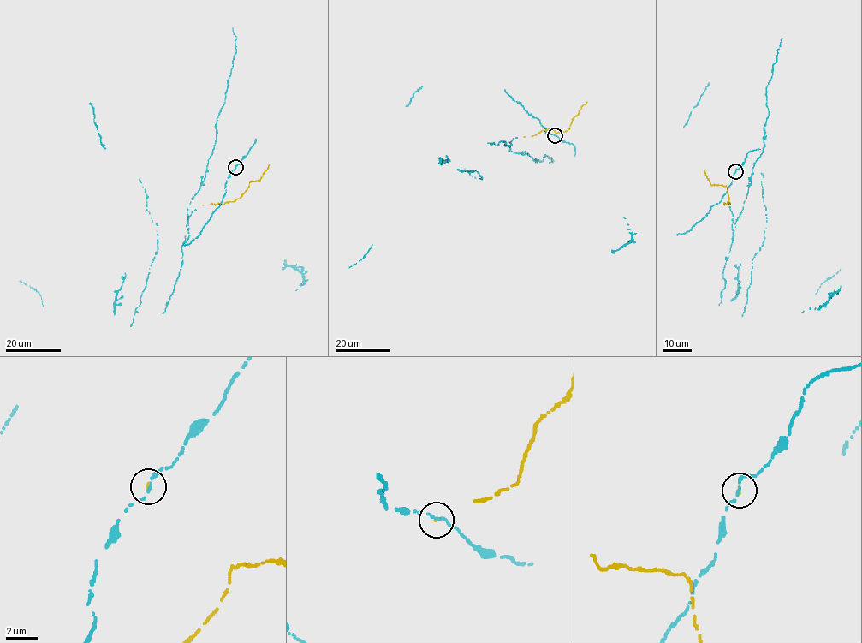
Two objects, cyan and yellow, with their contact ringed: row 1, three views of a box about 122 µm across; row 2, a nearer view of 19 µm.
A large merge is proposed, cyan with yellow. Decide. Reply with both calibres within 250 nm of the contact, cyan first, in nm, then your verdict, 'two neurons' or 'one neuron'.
220 nm thick on the cyan side, 140 nm on the other; one neuron

